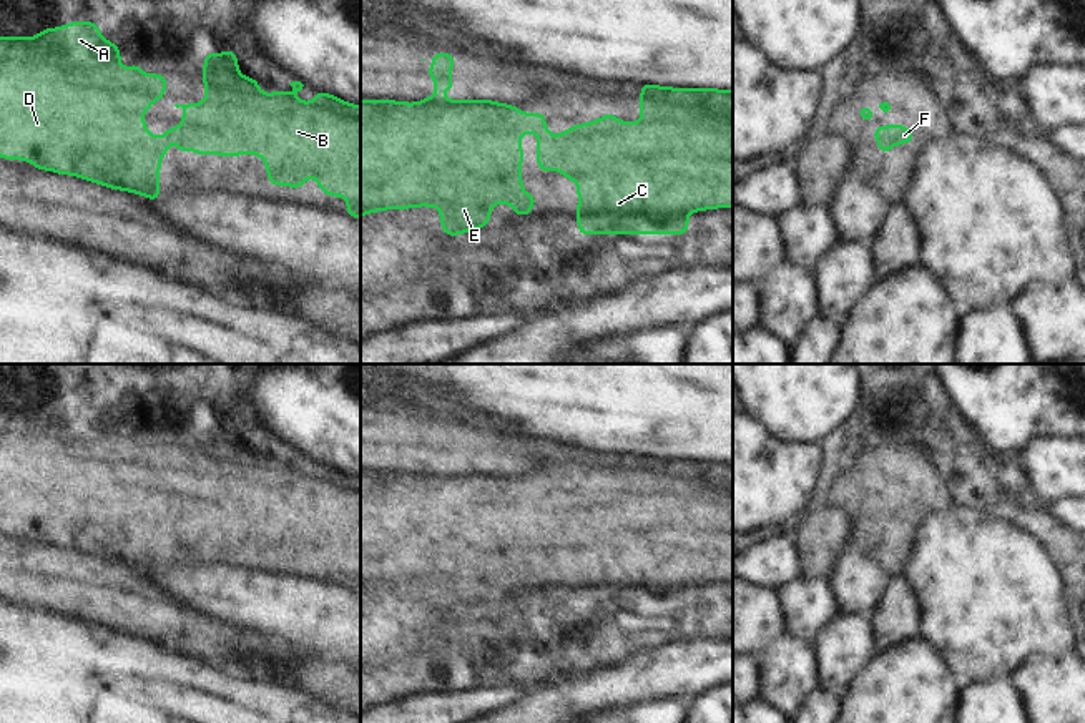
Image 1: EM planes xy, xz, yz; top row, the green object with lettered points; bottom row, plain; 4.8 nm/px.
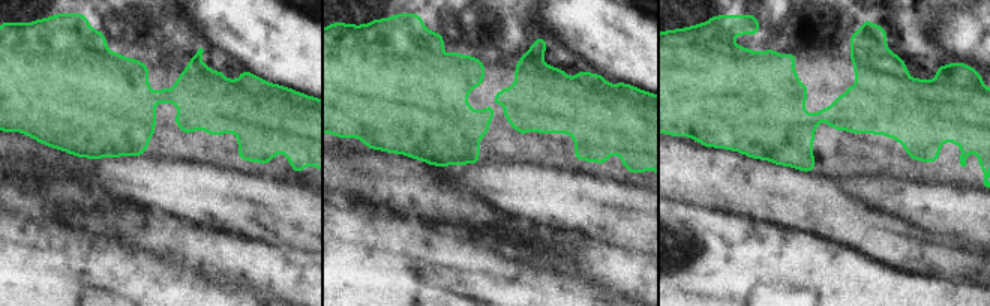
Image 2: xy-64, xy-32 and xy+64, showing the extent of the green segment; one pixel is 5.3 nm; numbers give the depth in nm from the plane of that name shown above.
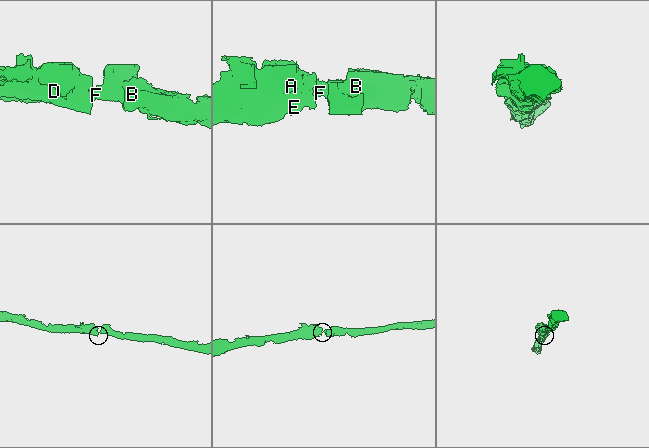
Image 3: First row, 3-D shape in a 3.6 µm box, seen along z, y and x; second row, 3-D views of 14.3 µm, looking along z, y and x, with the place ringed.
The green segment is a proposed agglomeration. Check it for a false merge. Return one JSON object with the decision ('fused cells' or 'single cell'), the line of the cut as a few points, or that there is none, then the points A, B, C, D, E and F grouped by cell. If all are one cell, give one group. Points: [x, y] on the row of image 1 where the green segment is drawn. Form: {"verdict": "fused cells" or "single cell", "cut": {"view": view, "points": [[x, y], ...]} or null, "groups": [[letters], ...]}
{"verdict": "single cell", "cut": null, "groups": [["A", "B", "C", "D", "E", "F"]]}

